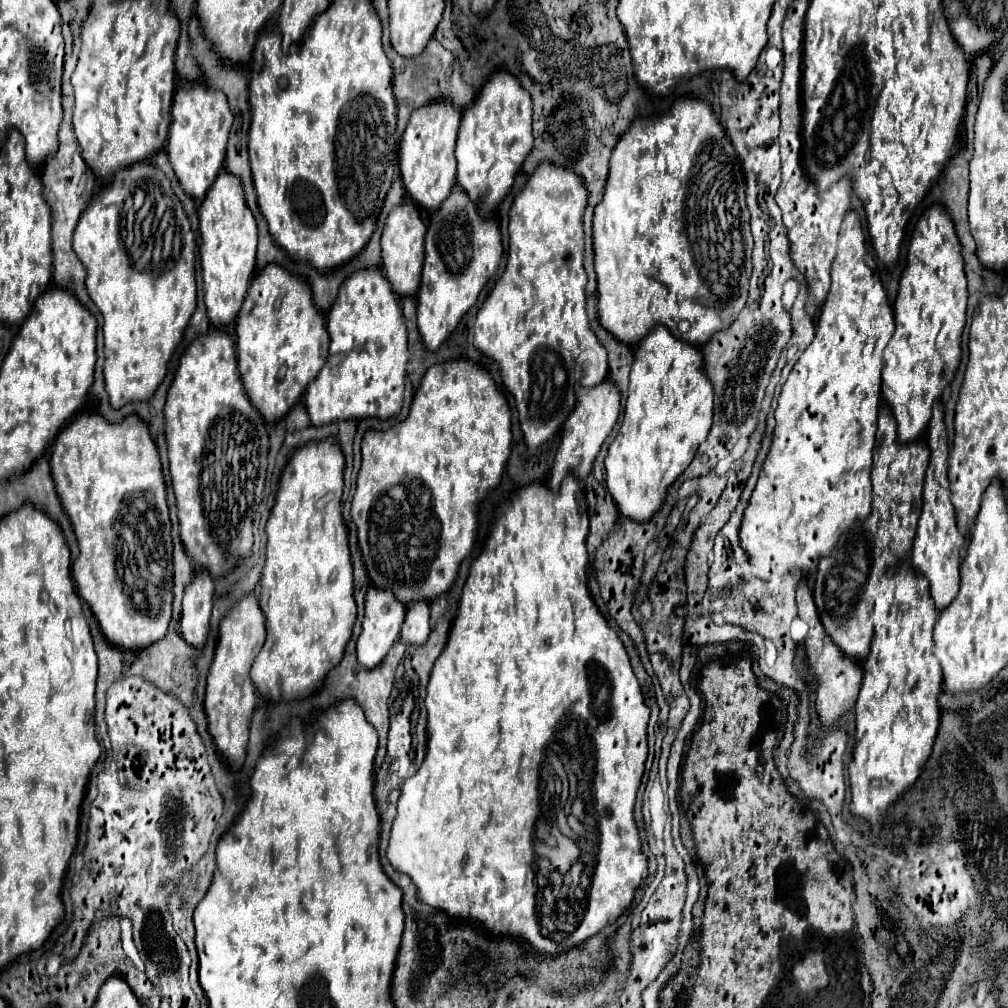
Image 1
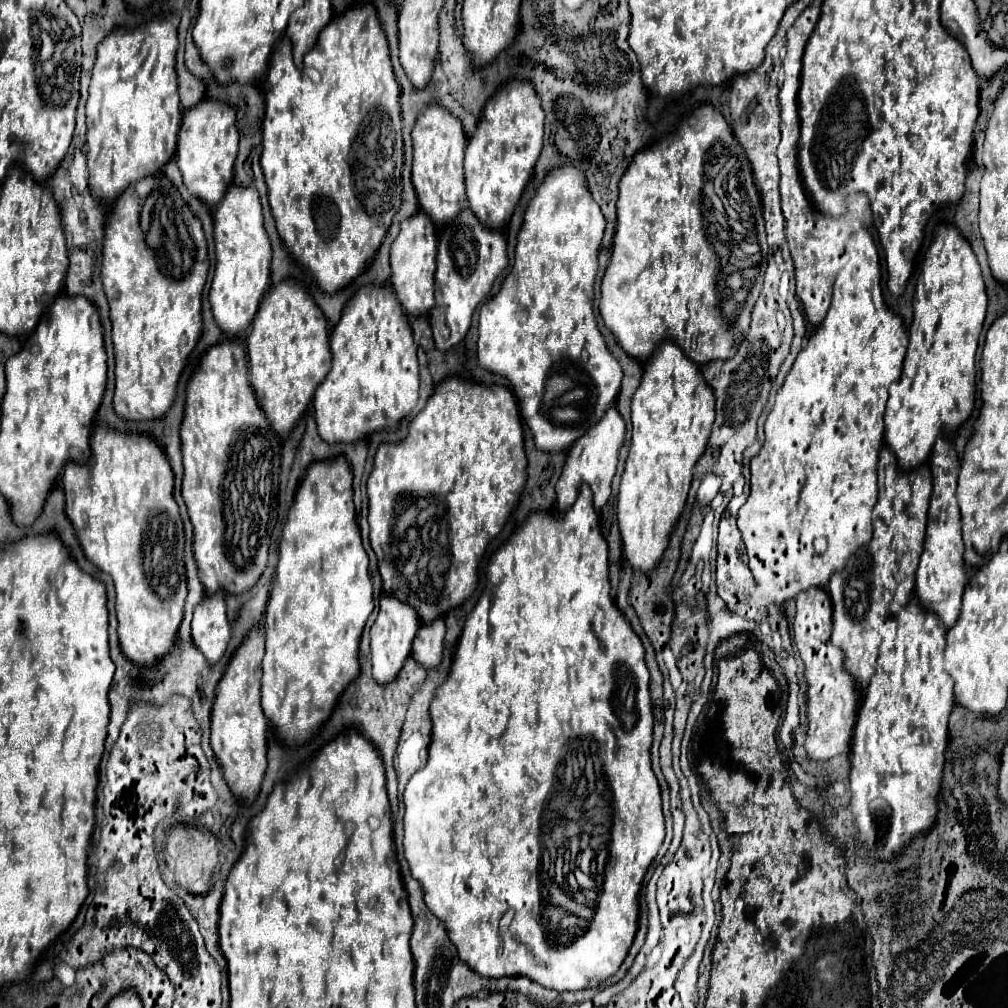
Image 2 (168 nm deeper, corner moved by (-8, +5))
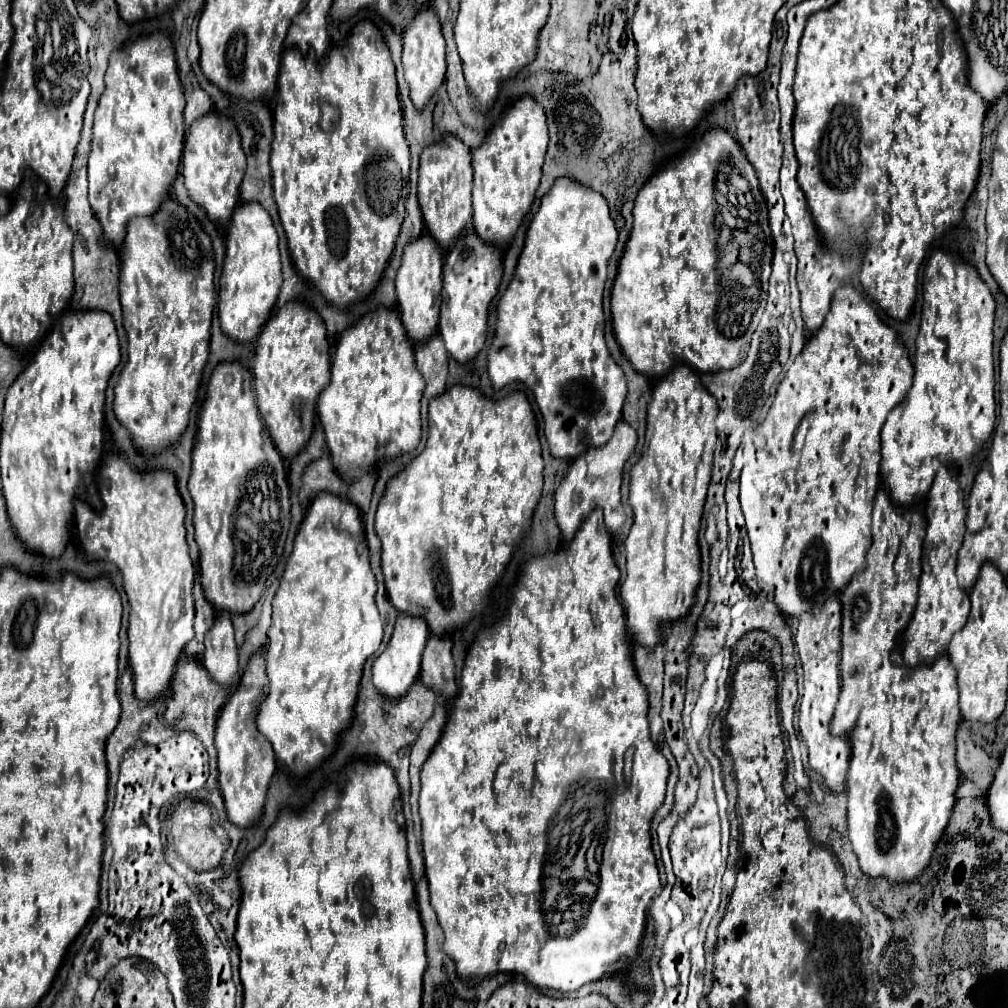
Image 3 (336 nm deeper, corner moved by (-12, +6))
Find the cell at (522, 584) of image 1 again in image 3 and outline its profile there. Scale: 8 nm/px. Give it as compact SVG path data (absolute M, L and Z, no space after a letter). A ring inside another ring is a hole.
M597 507L583 519L579 531L569 543L563 543L555 553L545 553L545 555L531 557L529 561L525 561L515 587L509 591L509 603L507 603L509 607L507 607L505 617L493 627L477 633L475 641L471 643L467 651L465 667L463 667L461 683L459 683L459 693L449 705L449 715L447 715L443 735L439 743L433 747L427 763L423 765L421 793L419 793L421 845L423 845L425 877L429 883L431 905L445 933L443 951L455 961L455 967L461 979L479 981L493 973L521 973L531 985L539 989L555 989L555 991L571 993L591 981L621 973L623 967L627 967L637 955L639 941L645 931L647 909L651 905L651 899L659 891L657 863L651 851L651 821L657 809L663 807L665 803L669 763L657 751L655 743L649 737L649 723L647 723L649 693L637 675L637 669L633 663L633 649L627 643L625 611L615 595L617 583L619 583L619 569L611 555L611 535L603 523L601 509ZM629 747L635 747L635 757L633 757L633 775L627 781L623 775L623 757ZM563 821L565 825L577 825L583 831L603 833L601 847L599 847L603 855L603 861L599 867L601 883L599 883L597 897L591 903L585 917L579 913L579 907L569 907L575 903L573 899L561 899L561 895L565 895L565 887L561 887L561 881L559 885L555 885L557 881L549 879L551 875L547 873L555 871L555 867L549 867L547 859L543 861L545 849L549 855L549 833L547 833L549 823L551 827L563 827ZM541 869L543 869L543 891L541 891ZM553 889L555 889L555 897L553 897ZM539 891L541 891L543 911L539 911Z

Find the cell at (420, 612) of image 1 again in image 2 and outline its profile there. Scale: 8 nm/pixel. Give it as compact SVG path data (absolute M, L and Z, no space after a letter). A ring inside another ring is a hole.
M435 620L435 624L423 624L413 640L413 656L425 670L437 668L443 658L443 636L445 622Z

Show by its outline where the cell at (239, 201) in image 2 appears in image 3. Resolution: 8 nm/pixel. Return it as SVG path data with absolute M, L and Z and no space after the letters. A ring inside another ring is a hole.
M241 203L233 211L227 229L225 265L219 279L217 313L221 321L221 331L239 343L253 341L271 315L271 309L279 295L279 287L281 259L273 221L261 203Z

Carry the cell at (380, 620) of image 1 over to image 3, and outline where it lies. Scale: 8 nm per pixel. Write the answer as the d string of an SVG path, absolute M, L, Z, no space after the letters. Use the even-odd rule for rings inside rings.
M403 613L397 615L397 623L395 623L391 639L389 639L385 651L373 663L373 685L379 693L389 695L389 697L401 697L407 693L407 689L419 675L421 653L425 649L427 639L429 639L429 629L427 629L425 619L403 615Z

